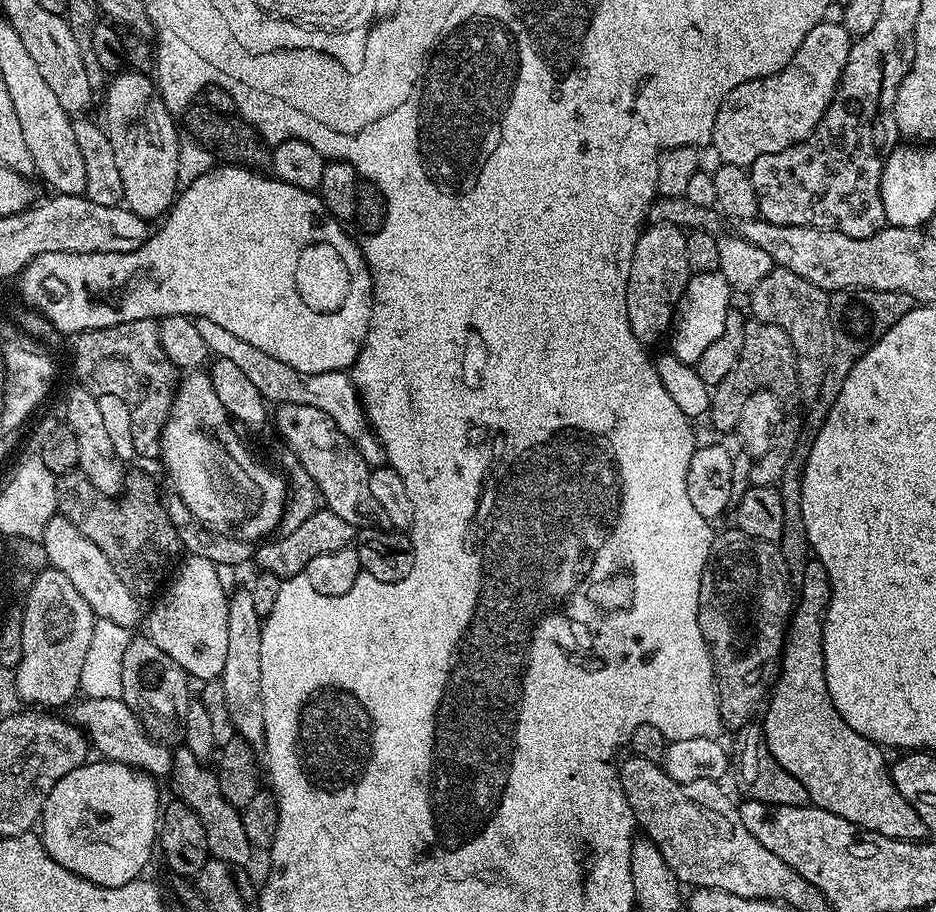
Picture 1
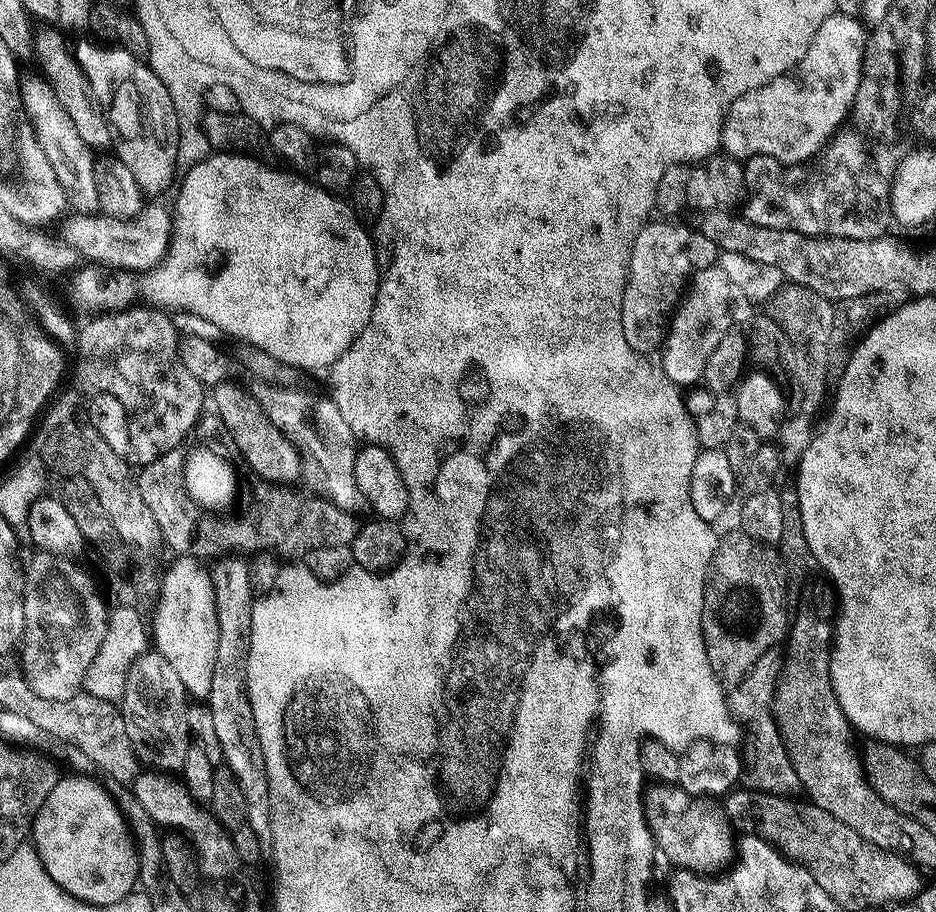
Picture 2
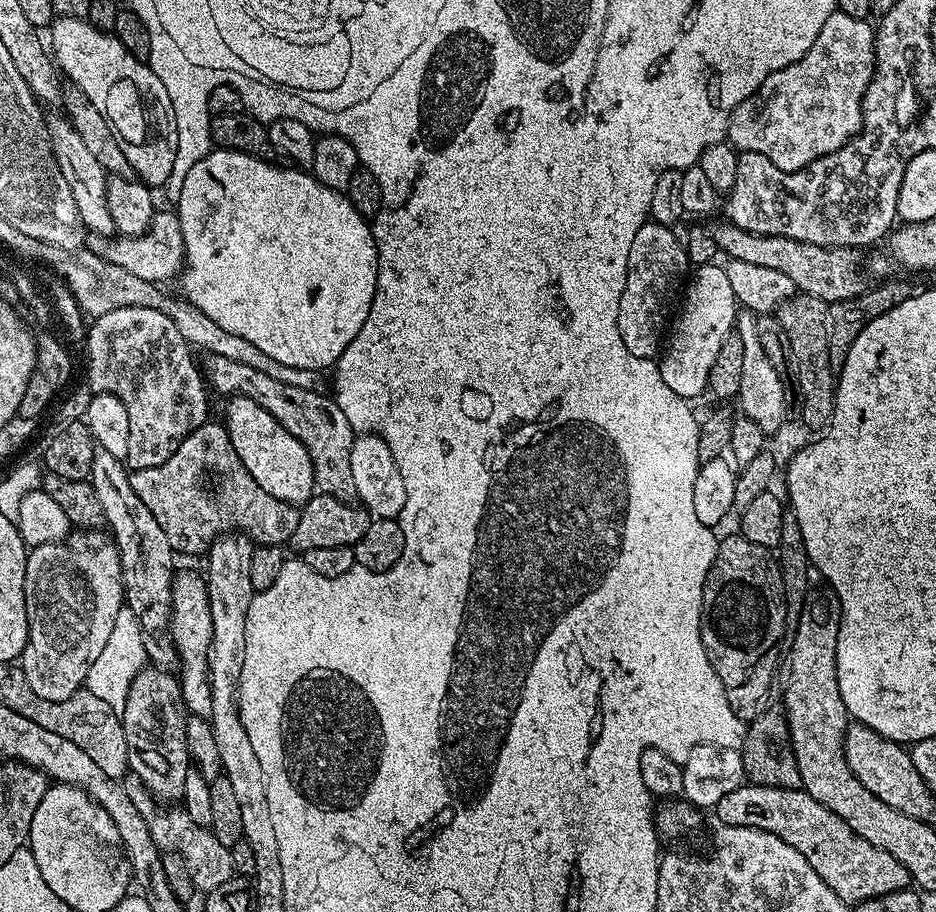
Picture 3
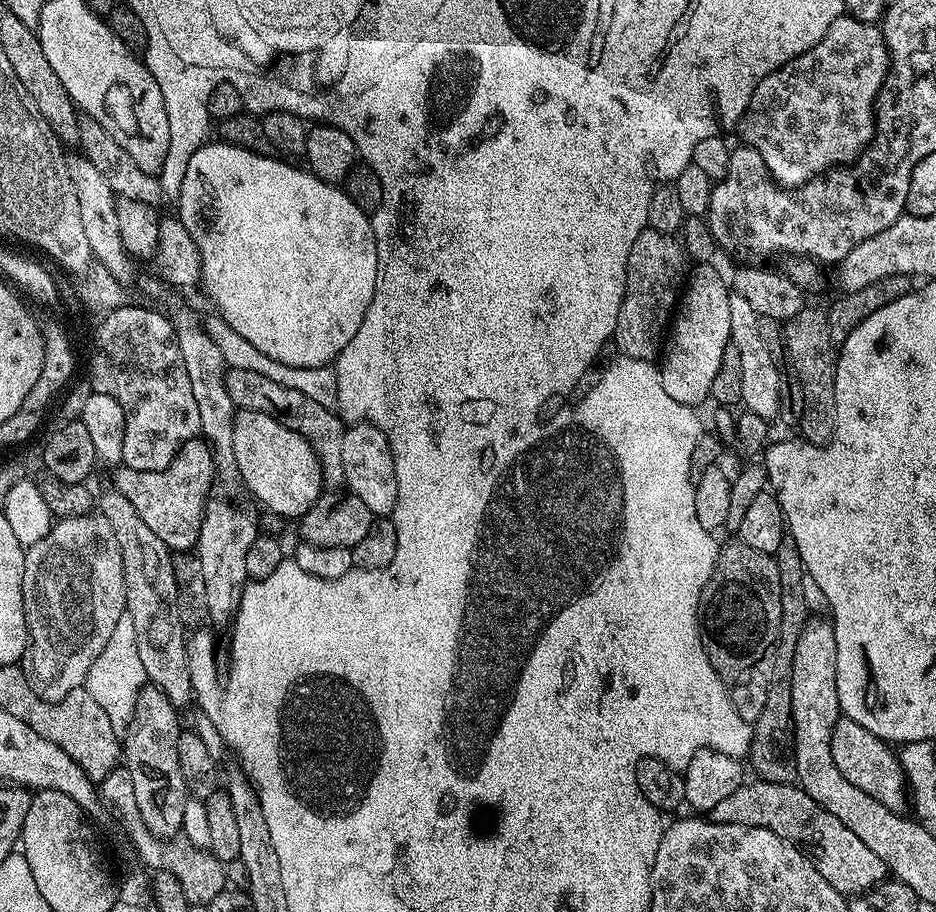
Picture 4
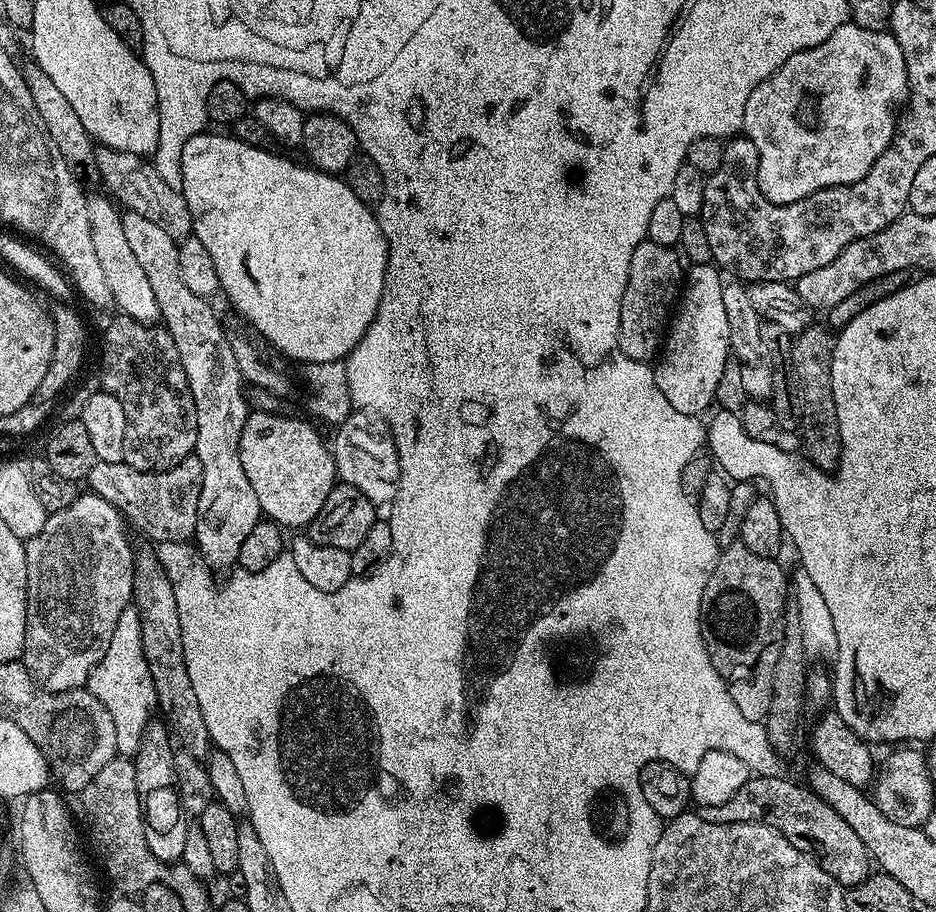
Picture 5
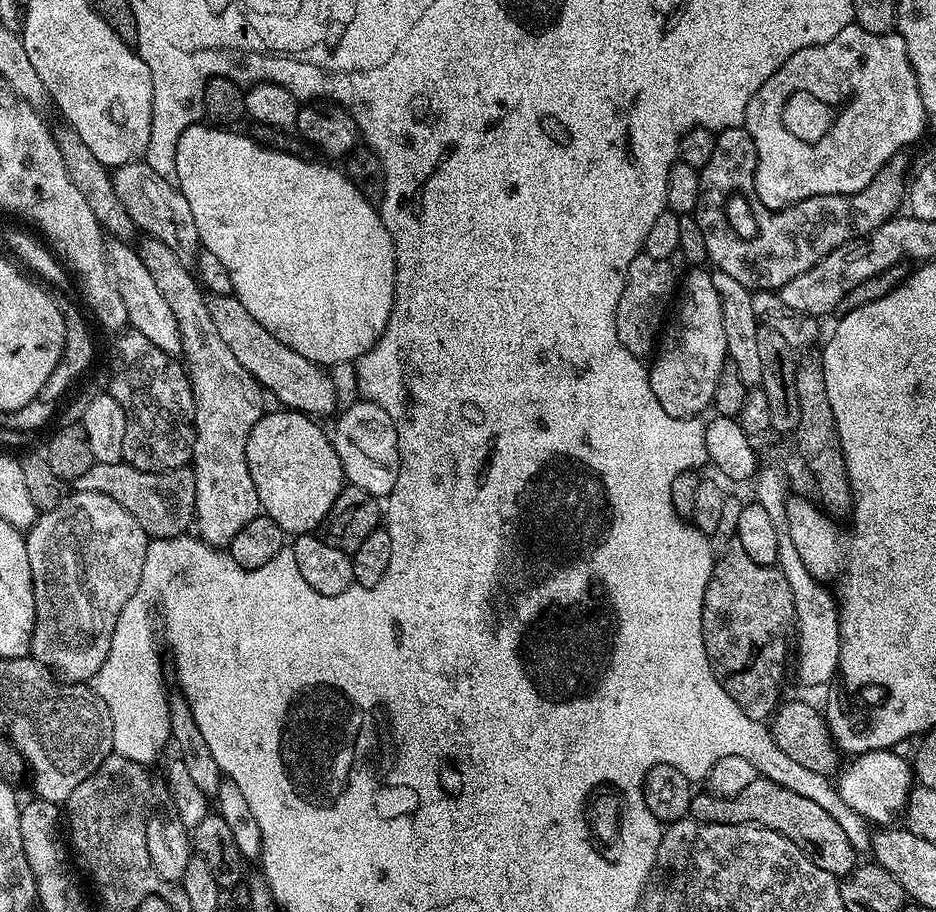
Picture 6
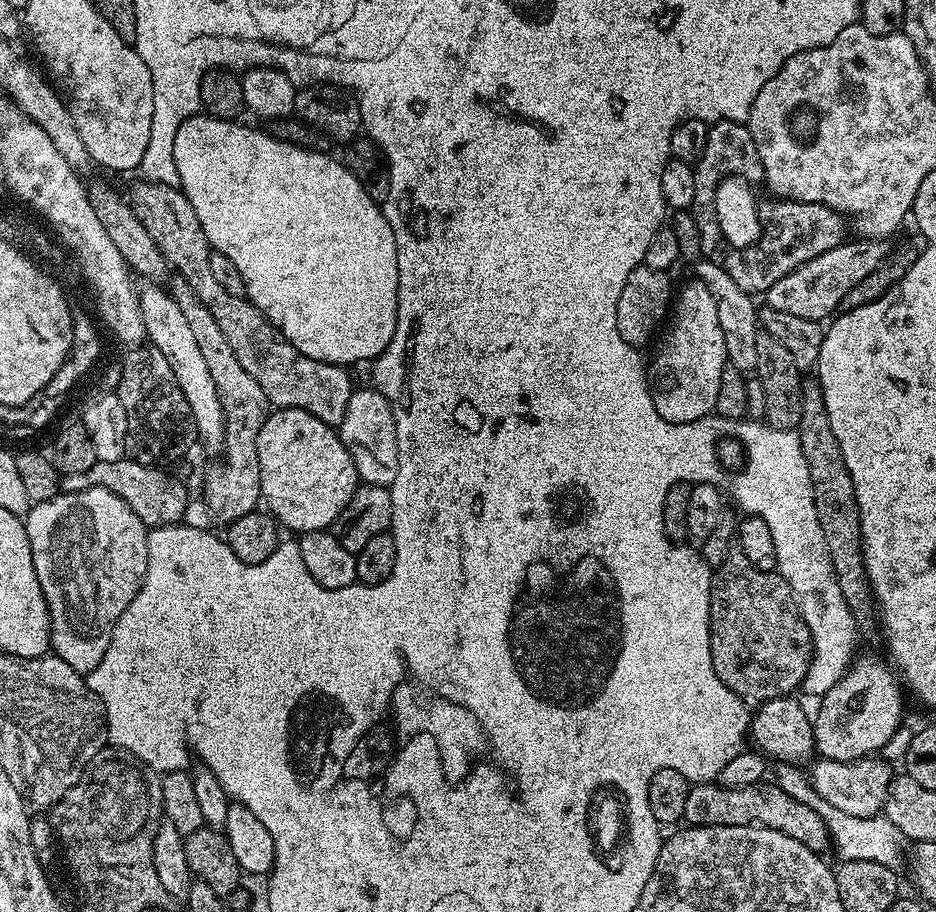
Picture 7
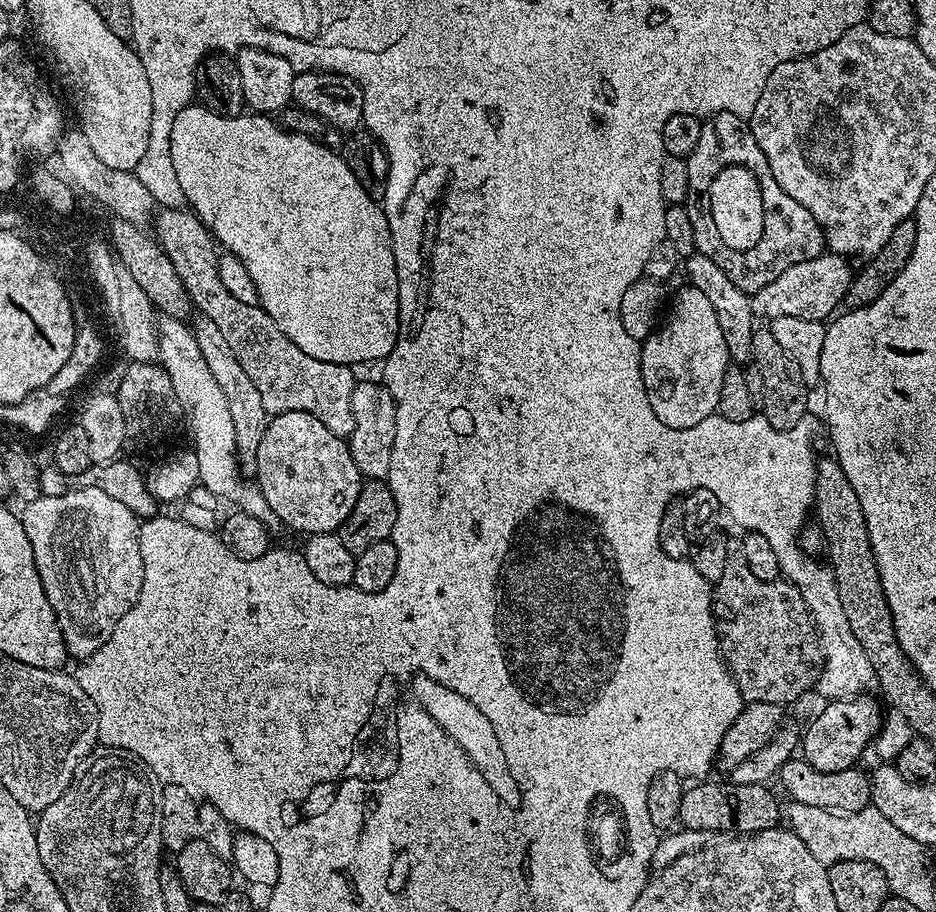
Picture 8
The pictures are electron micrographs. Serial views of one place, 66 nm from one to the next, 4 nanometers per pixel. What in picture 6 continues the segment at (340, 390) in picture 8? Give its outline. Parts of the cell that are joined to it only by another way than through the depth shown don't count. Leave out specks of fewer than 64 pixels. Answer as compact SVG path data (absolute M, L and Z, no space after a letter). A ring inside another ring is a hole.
M143 162L120 164L111 173L114 194L118 194L118 202L126 206L126 214L135 222L137 229L147 236L160 240L182 262L188 262L201 251L198 238L198 225L194 222L194 214L190 211L190 202L180 193L179 187L166 178L158 178L156 170ZM234 294L209 295L207 301L210 318L214 318L214 327L218 329L219 336L225 340L226 346L230 346L234 358L242 362L242 366L259 382L265 393L270 394L271 399L273 396L284 403L281 405L285 409L302 412L313 418L331 417L337 411L336 384L324 373L327 371L321 365L302 358L302 354L290 350L290 346L280 344L278 338L274 338L274 334L270 334L266 326L258 323Z

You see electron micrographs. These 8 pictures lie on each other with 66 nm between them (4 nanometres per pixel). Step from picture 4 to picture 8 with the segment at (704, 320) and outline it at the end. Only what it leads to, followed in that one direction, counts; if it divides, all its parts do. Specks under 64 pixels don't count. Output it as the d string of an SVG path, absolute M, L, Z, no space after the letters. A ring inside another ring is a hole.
M685 286L676 292L676 297L671 297L670 308L672 304L672 313L657 327L656 331L648 335L647 340L643 341L640 349L640 373L642 374L642 382L646 390L646 398L650 402L650 410L654 410L654 414L658 418L660 424L672 427L688 427L691 424L697 424L707 416L713 415L718 406L718 394L722 394L722 378L726 374L726 370L730 367L728 359L728 351L726 350L726 338L722 338L722 326L718 326L718 314L714 314L714 306L710 306L710 298L706 298L706 294L702 294L702 290Z

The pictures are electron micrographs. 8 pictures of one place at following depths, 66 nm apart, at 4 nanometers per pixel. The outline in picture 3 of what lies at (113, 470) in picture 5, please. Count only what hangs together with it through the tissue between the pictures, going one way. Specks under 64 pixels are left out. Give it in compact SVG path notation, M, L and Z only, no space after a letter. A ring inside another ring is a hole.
M207 420L183 439L166 462L145 470L133 469L129 473L134 492L153 514L175 553L205 553L216 537L225 531L224 522L232 521L236 524L246 523L247 533L256 544L282 546L291 541L300 521L301 511L297 505L282 502L272 494L267 494L250 477L250 472L242 466L241 460L234 456L229 457L226 464L224 490L217 494L216 499L202 492L199 487L202 471L206 465L217 460L217 453L223 446L222 431L221 421Z

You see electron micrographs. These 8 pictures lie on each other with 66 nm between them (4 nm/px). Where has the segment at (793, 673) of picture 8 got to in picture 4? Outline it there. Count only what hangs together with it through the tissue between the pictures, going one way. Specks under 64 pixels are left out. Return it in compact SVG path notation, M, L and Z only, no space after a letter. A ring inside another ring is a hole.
M733 542L733 544L728 544L719 549L718 555L716 557L716 565L714 570L710 574L710 578L704 586L704 592L700 595L700 642L703 648L706 650L706 654L710 658L711 664L714 666L717 676L721 676L724 679L725 685L731 686L732 684L736 687L736 692L734 691L735 699L738 701L739 707L741 709L748 708L752 704L752 700L759 701L762 696L756 688L751 688L750 685L744 684L744 679L748 676L748 671L771 650L772 644L774 645L780 639L780 619L782 618L782 582L780 581L780 575L778 574L778 566L776 565L775 556L767 556L762 554L758 550L750 550L750 546L741 544L739 542Z

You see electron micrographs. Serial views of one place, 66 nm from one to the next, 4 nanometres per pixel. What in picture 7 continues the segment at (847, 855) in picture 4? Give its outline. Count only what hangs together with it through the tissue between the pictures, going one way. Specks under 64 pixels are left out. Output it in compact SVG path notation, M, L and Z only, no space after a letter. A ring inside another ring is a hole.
M719 782L692 784L686 794L683 823L688 826L742 826L758 824L762 828L778 830L806 846L811 852L823 853L830 844L824 819L810 806L798 803L780 789L779 783L761 782L745 788L726 788Z

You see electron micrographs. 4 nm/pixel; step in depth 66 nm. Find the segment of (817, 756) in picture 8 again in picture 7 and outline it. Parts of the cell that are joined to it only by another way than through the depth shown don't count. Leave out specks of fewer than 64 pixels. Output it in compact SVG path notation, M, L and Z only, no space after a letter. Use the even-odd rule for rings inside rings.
M857 659L844 677L829 692L819 697L820 709L814 712L812 737L816 743L816 752L826 760L862 760L871 757L879 748L884 748L892 740L896 727L900 724L900 715L904 712L904 700L900 697L900 688L892 677L892 672L880 660Z

